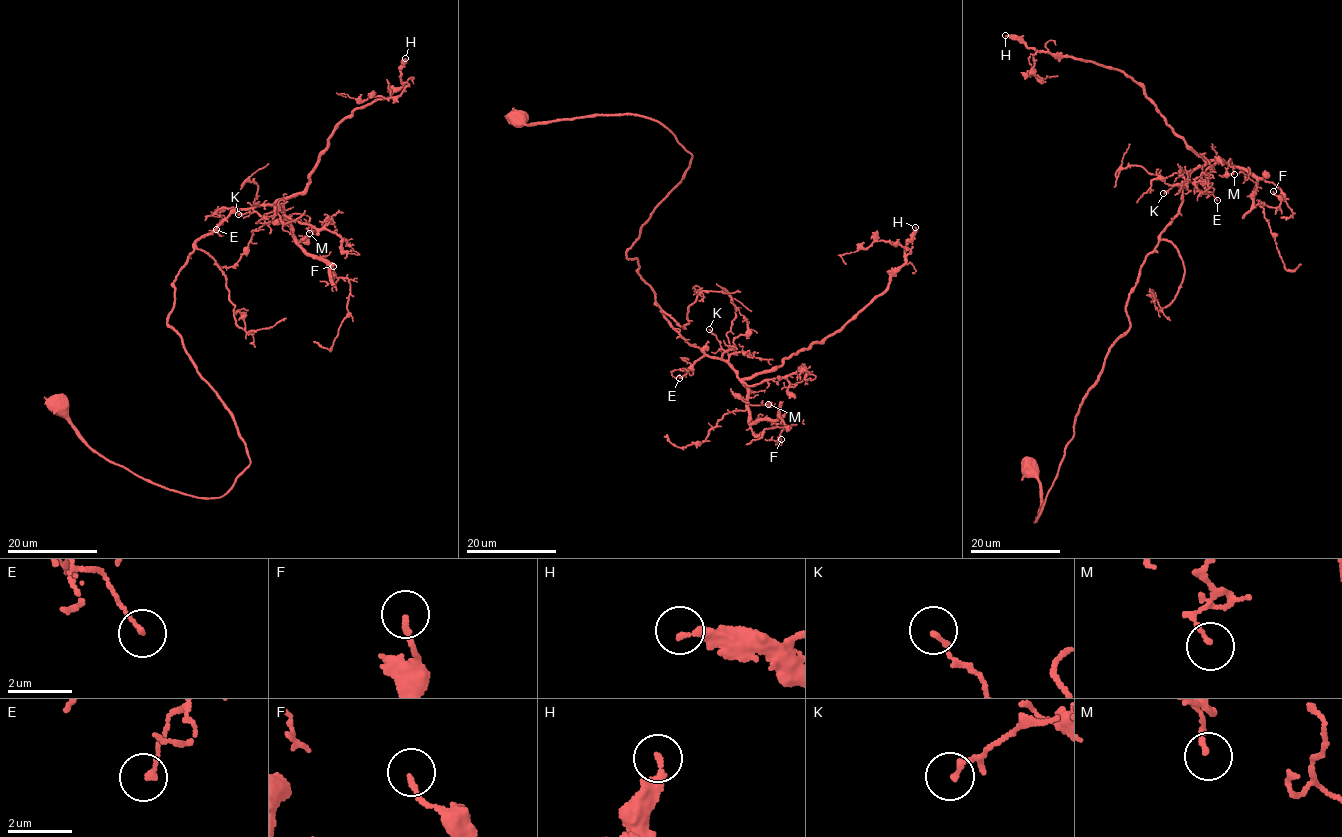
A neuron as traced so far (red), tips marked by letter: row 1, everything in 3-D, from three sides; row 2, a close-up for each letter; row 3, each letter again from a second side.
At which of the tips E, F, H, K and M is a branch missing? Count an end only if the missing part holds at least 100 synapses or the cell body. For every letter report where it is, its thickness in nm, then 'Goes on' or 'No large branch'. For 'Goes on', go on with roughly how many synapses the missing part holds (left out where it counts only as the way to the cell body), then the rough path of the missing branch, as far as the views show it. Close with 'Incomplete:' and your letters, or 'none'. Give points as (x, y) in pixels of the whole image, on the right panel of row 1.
E: Place: (1217, 200). Thickness 130 nm. No large branch
F: Place: (1273, 191). Thickness 150 nm. No large branch
H: Place: (1005, 35). Thickness 280 nm. Goes on. Roughly 140 synapses
K: Place: (1163, 193). Thickness 150 nm. No large branch
M: Place: (1234, 174). Thickness 90 nm. No large branch
Incomplete: H

